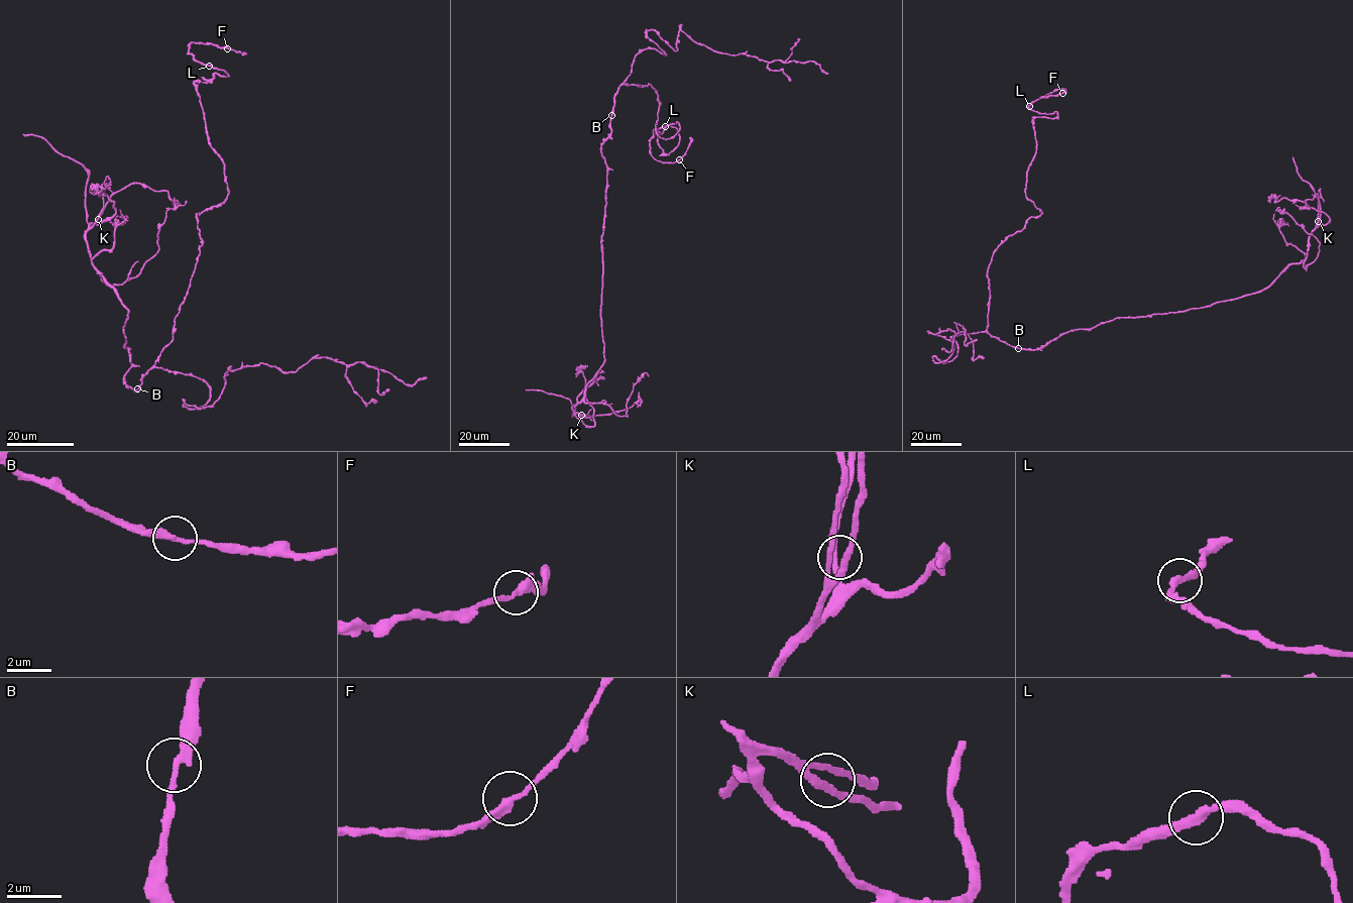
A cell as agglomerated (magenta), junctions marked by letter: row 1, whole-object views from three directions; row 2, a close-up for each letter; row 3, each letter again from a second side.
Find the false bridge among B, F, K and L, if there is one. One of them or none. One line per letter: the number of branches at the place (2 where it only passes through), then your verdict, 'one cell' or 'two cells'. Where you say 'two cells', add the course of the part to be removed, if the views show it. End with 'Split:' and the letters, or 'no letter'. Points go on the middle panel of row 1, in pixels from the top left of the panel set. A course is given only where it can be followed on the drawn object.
B: branches 2; one cell
F: branches 2; one cell
K: branches 2; one cell
L: branches 2; one cell
Split: no letter

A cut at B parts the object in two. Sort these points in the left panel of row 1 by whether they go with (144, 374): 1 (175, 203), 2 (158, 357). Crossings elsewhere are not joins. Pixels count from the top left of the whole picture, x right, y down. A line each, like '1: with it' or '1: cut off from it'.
1: cut off from it
2: with it

